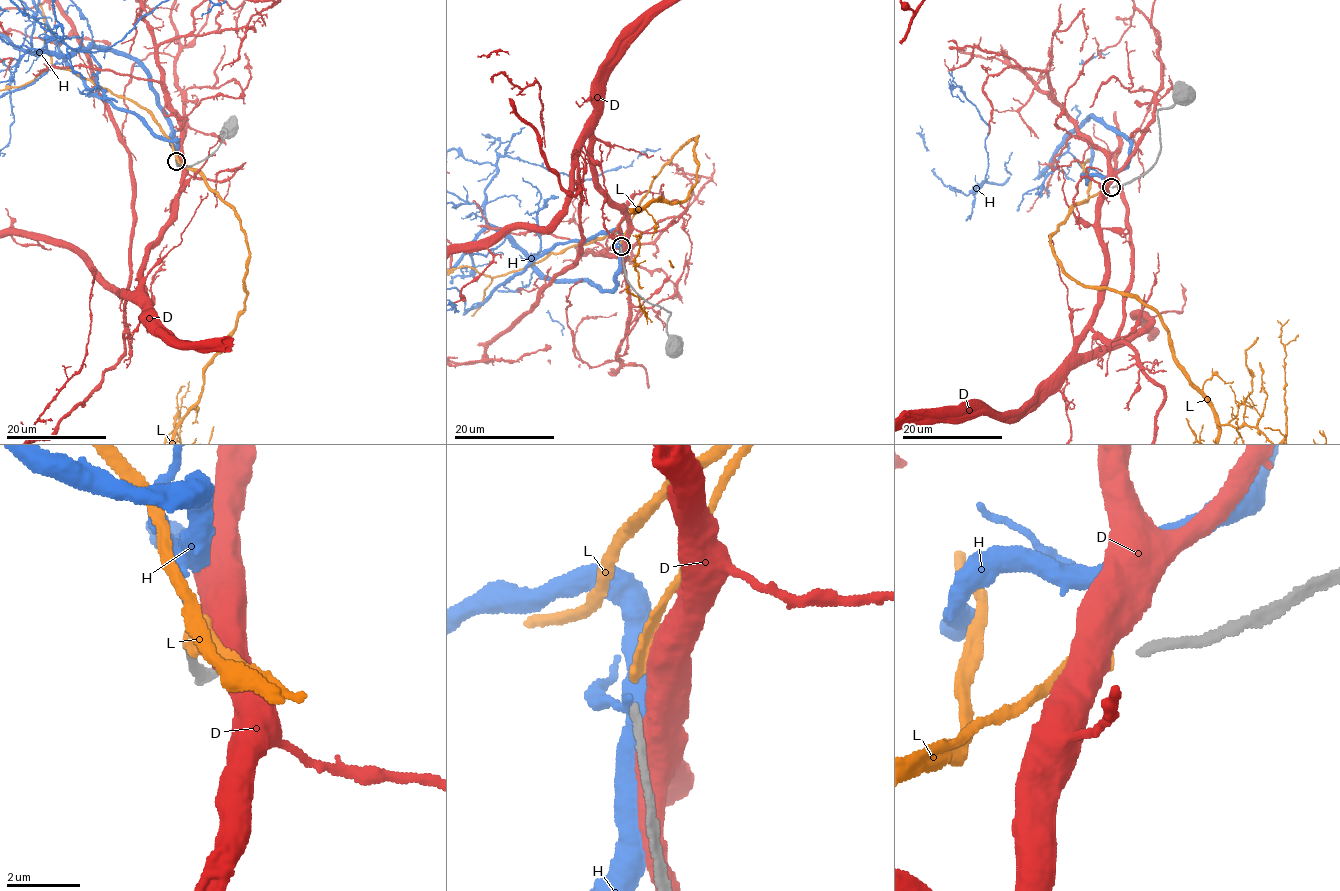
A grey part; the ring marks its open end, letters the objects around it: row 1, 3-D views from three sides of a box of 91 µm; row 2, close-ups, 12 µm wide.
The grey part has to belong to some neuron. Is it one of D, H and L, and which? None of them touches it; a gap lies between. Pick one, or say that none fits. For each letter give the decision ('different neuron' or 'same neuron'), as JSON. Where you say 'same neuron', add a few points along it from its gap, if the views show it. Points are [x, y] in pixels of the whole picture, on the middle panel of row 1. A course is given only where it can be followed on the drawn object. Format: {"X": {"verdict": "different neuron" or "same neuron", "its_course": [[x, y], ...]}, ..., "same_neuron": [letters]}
{"D": {"verdict": "different neuron"}, "H": {"verdict": "different neuron"}, "L": {"verdict": "same neuron"}, "same_neuron": ["L"]}

